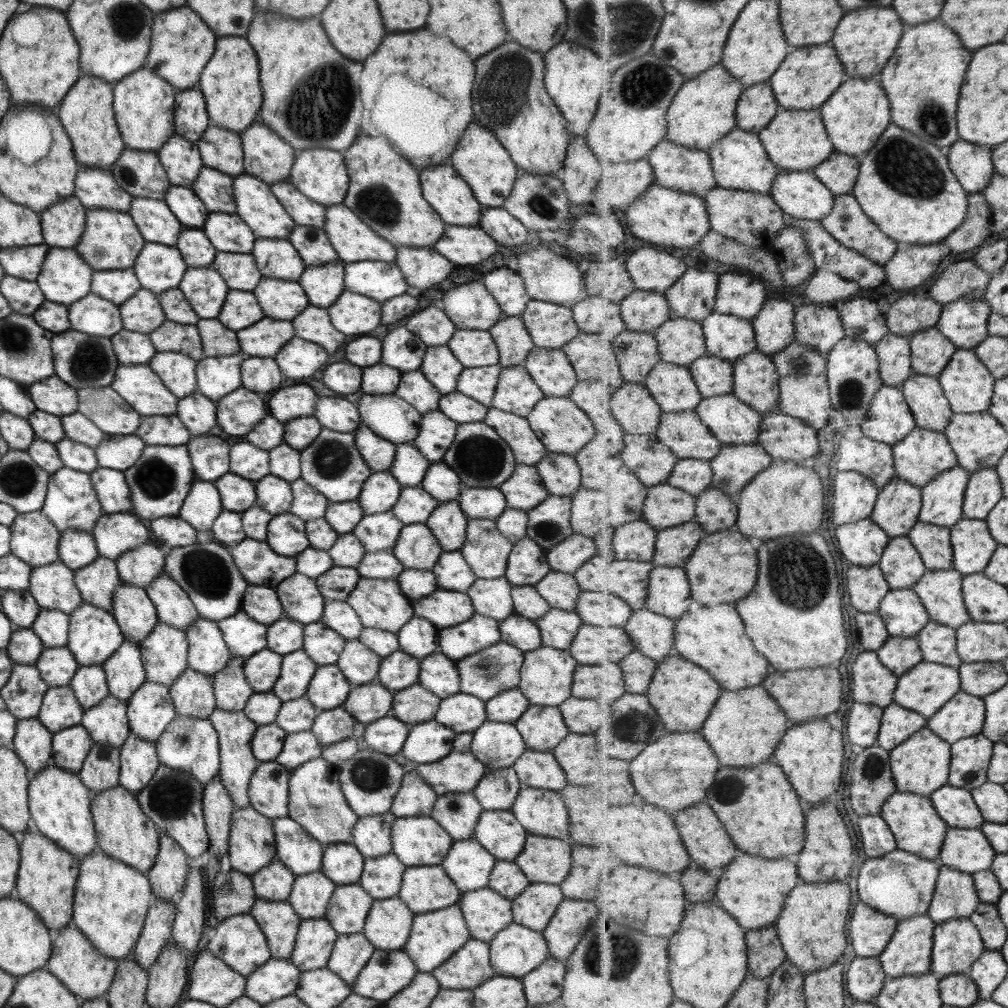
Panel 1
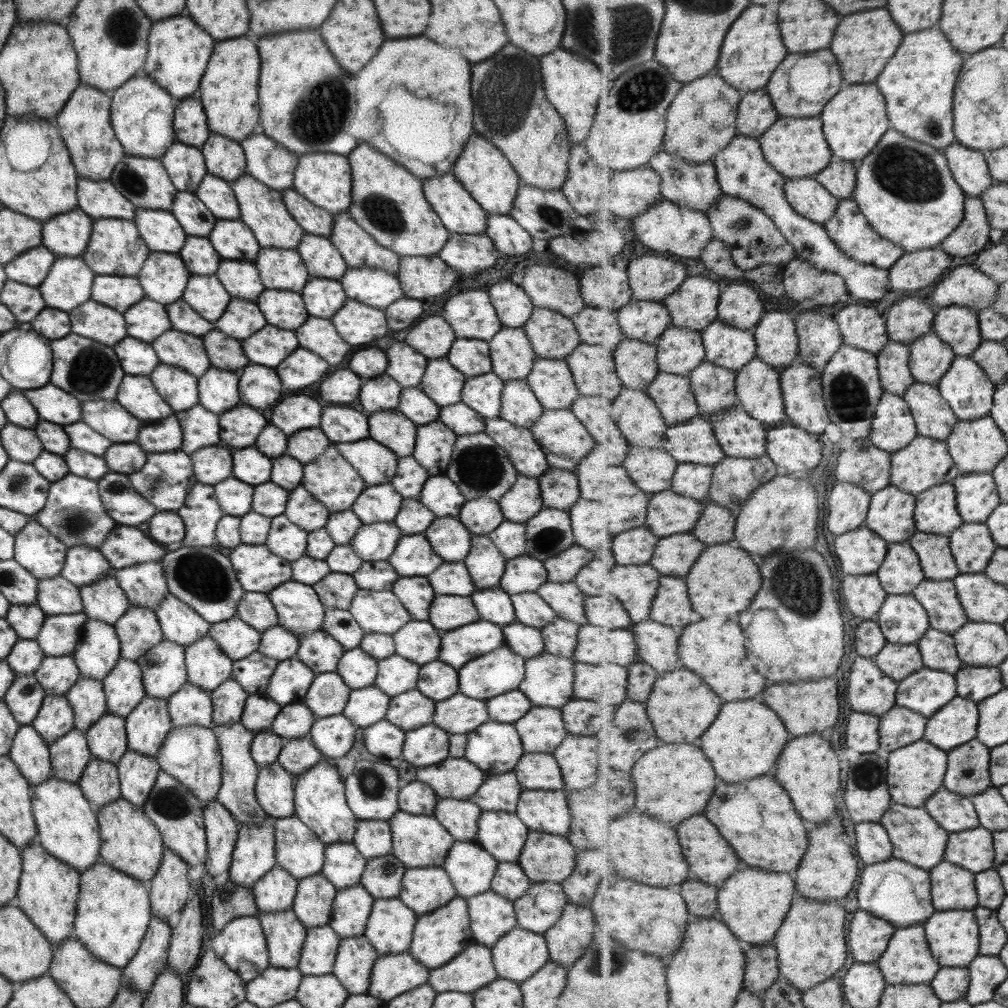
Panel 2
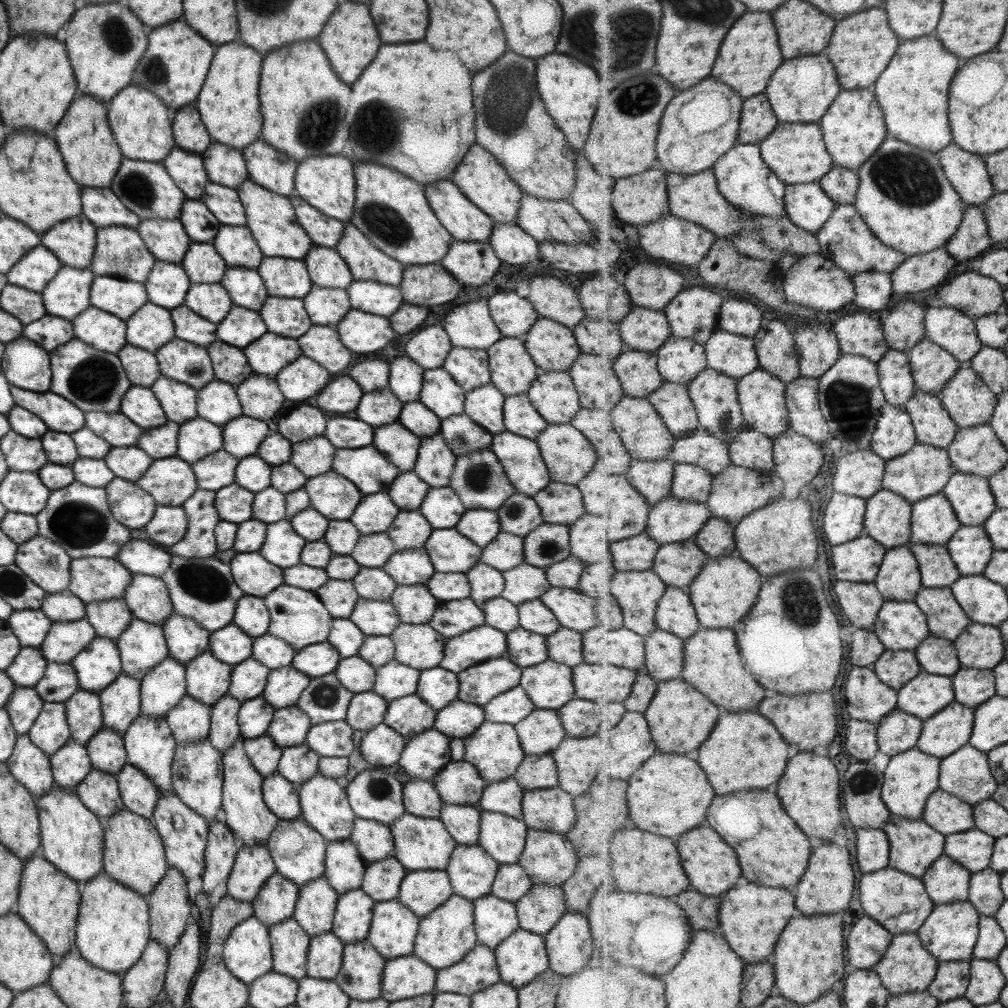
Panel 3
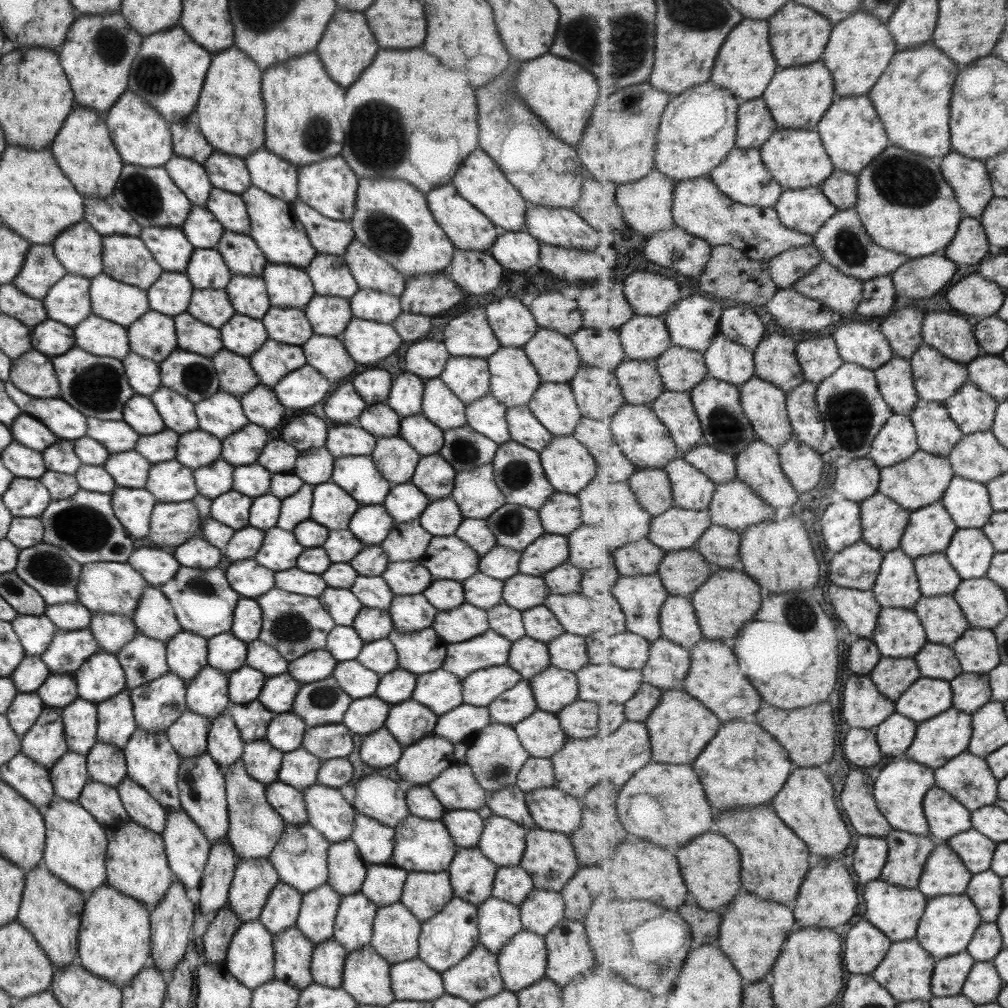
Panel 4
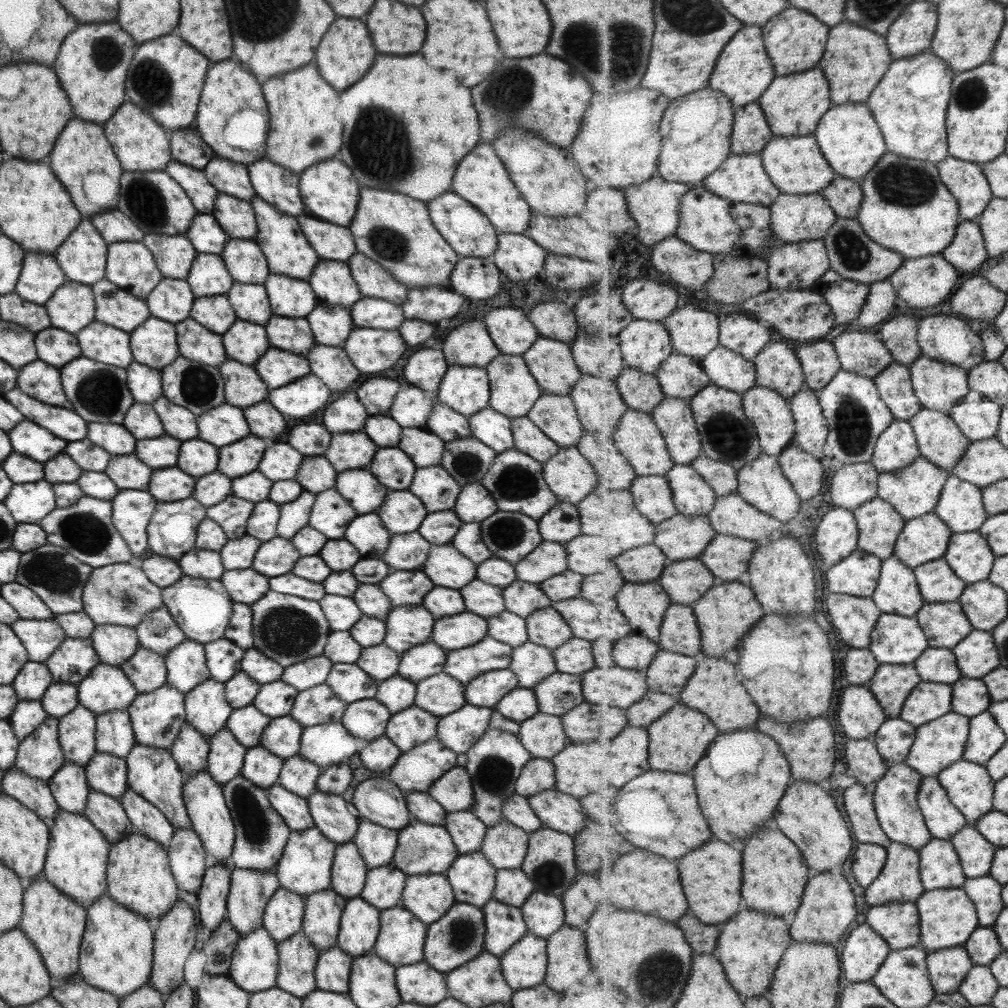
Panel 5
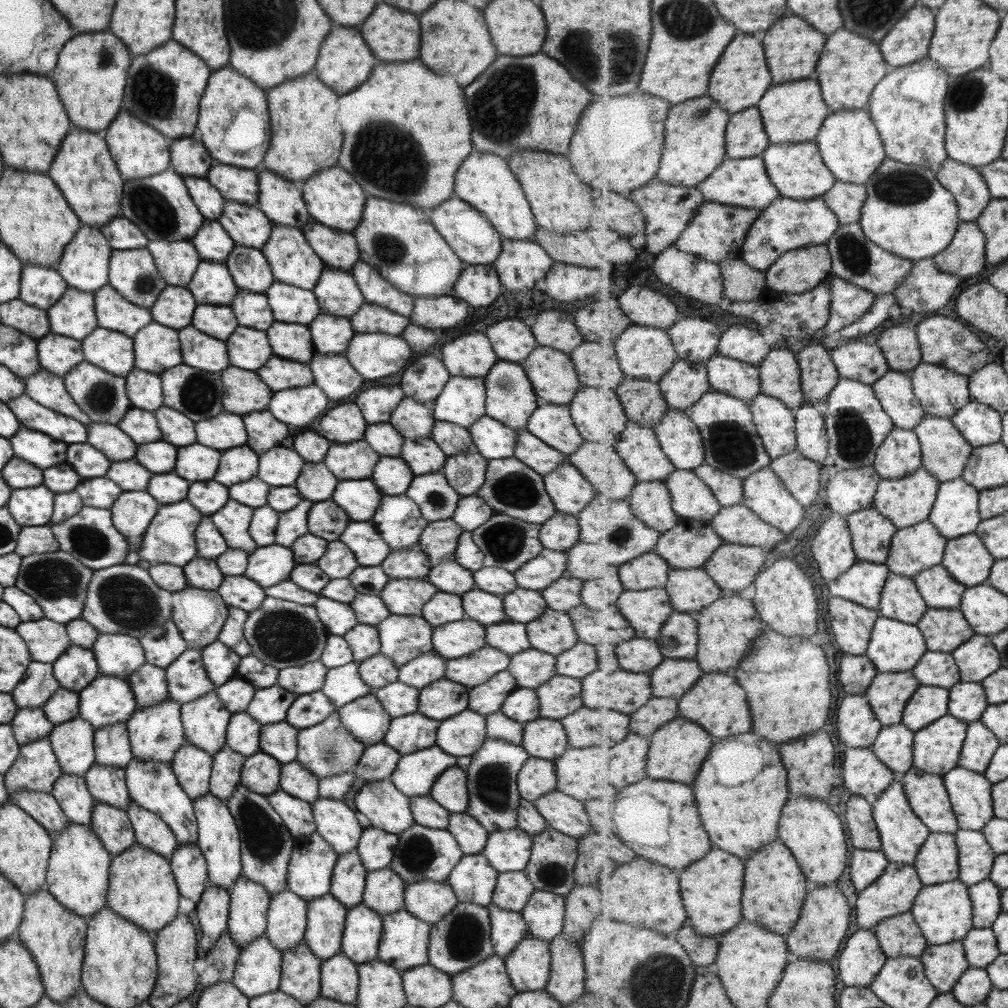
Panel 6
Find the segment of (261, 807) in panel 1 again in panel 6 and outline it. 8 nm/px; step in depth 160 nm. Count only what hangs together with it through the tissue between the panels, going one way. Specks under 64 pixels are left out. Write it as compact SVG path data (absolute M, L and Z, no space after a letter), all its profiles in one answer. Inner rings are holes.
M280 788L267 795L266 799L292 837L315 833L316 826L310 803L289 796Z

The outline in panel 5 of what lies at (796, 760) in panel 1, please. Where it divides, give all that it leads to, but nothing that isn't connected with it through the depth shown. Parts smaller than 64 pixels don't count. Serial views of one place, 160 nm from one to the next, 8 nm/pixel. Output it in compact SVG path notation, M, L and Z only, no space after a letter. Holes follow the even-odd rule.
M794 780L779 803L775 820L783 832L802 849L806 865L812 873L838 870L853 850L853 831L849 830L843 814L839 812L829 791L809 782Z

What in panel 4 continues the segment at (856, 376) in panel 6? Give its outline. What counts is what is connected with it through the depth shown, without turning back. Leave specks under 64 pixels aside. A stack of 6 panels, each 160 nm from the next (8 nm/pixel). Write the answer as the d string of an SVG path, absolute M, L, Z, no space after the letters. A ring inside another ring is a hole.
M842 320L833 336L844 362L861 364L865 368L875 371L896 356L894 349L891 348L890 341L887 340L886 333L881 329L874 330L871 325L861 323L861 321Z

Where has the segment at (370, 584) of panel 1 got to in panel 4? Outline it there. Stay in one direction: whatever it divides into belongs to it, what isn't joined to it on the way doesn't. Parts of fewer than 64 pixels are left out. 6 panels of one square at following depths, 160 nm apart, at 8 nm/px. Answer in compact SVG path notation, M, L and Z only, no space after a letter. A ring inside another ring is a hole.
M361 606L352 622L354 631L363 643L386 638L393 630L388 611Z

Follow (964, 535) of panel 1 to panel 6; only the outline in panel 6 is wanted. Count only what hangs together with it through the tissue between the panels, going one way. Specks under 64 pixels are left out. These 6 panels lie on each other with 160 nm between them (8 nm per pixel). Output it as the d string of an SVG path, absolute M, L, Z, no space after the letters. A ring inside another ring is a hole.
M975 532L949 539L942 564L955 580L969 588L985 584L995 562L982 537Z

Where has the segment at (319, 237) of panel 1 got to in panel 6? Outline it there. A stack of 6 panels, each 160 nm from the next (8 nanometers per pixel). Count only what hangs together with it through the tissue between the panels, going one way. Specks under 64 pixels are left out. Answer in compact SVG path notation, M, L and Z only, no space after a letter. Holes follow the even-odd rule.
M325 268L312 291L320 312L331 316L349 318L364 303L363 295L349 271Z

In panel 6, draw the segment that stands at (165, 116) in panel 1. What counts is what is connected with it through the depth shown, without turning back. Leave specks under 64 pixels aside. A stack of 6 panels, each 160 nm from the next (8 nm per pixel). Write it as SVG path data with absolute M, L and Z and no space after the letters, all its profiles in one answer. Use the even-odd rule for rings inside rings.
M123 108L116 114L114 120L108 125L107 132L103 132L109 154L119 171L120 177L125 180L147 178L159 174L170 168L170 154L168 153L169 141L159 135L157 130L131 118Z

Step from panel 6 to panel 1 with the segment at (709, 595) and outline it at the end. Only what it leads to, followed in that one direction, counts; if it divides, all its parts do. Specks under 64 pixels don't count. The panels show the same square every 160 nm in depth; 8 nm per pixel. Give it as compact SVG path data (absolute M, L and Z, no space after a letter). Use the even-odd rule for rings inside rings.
M696 519L658 531L654 564L685 567L705 537L705 530Z

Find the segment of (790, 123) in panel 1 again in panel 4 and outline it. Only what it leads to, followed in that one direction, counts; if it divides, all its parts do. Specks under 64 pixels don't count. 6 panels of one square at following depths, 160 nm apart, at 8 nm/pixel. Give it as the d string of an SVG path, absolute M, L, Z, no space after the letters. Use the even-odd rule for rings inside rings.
M779 127L762 147L763 162L774 173L775 180L786 189L819 187L834 174L836 166L823 146L817 130L785 129Z

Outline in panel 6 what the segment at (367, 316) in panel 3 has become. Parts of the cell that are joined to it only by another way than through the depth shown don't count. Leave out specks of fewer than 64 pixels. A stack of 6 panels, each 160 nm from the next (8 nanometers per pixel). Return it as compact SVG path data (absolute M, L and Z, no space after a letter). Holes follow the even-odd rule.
M365 332L354 333L343 355L364 380L377 380L399 372L411 352L401 336Z

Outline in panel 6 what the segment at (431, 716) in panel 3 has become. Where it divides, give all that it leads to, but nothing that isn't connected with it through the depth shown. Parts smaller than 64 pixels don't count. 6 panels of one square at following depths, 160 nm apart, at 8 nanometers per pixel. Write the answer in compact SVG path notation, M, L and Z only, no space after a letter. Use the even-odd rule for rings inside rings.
M417 712L390 719L382 743L394 748L400 756L434 745L440 721Z

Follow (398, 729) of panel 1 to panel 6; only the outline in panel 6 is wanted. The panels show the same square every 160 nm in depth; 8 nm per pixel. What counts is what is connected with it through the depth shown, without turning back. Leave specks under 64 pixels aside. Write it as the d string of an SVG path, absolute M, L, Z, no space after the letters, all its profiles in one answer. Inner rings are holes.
M382 742L366 745L351 776L361 778L365 783L388 779L395 770L399 757L400 754L394 748Z

